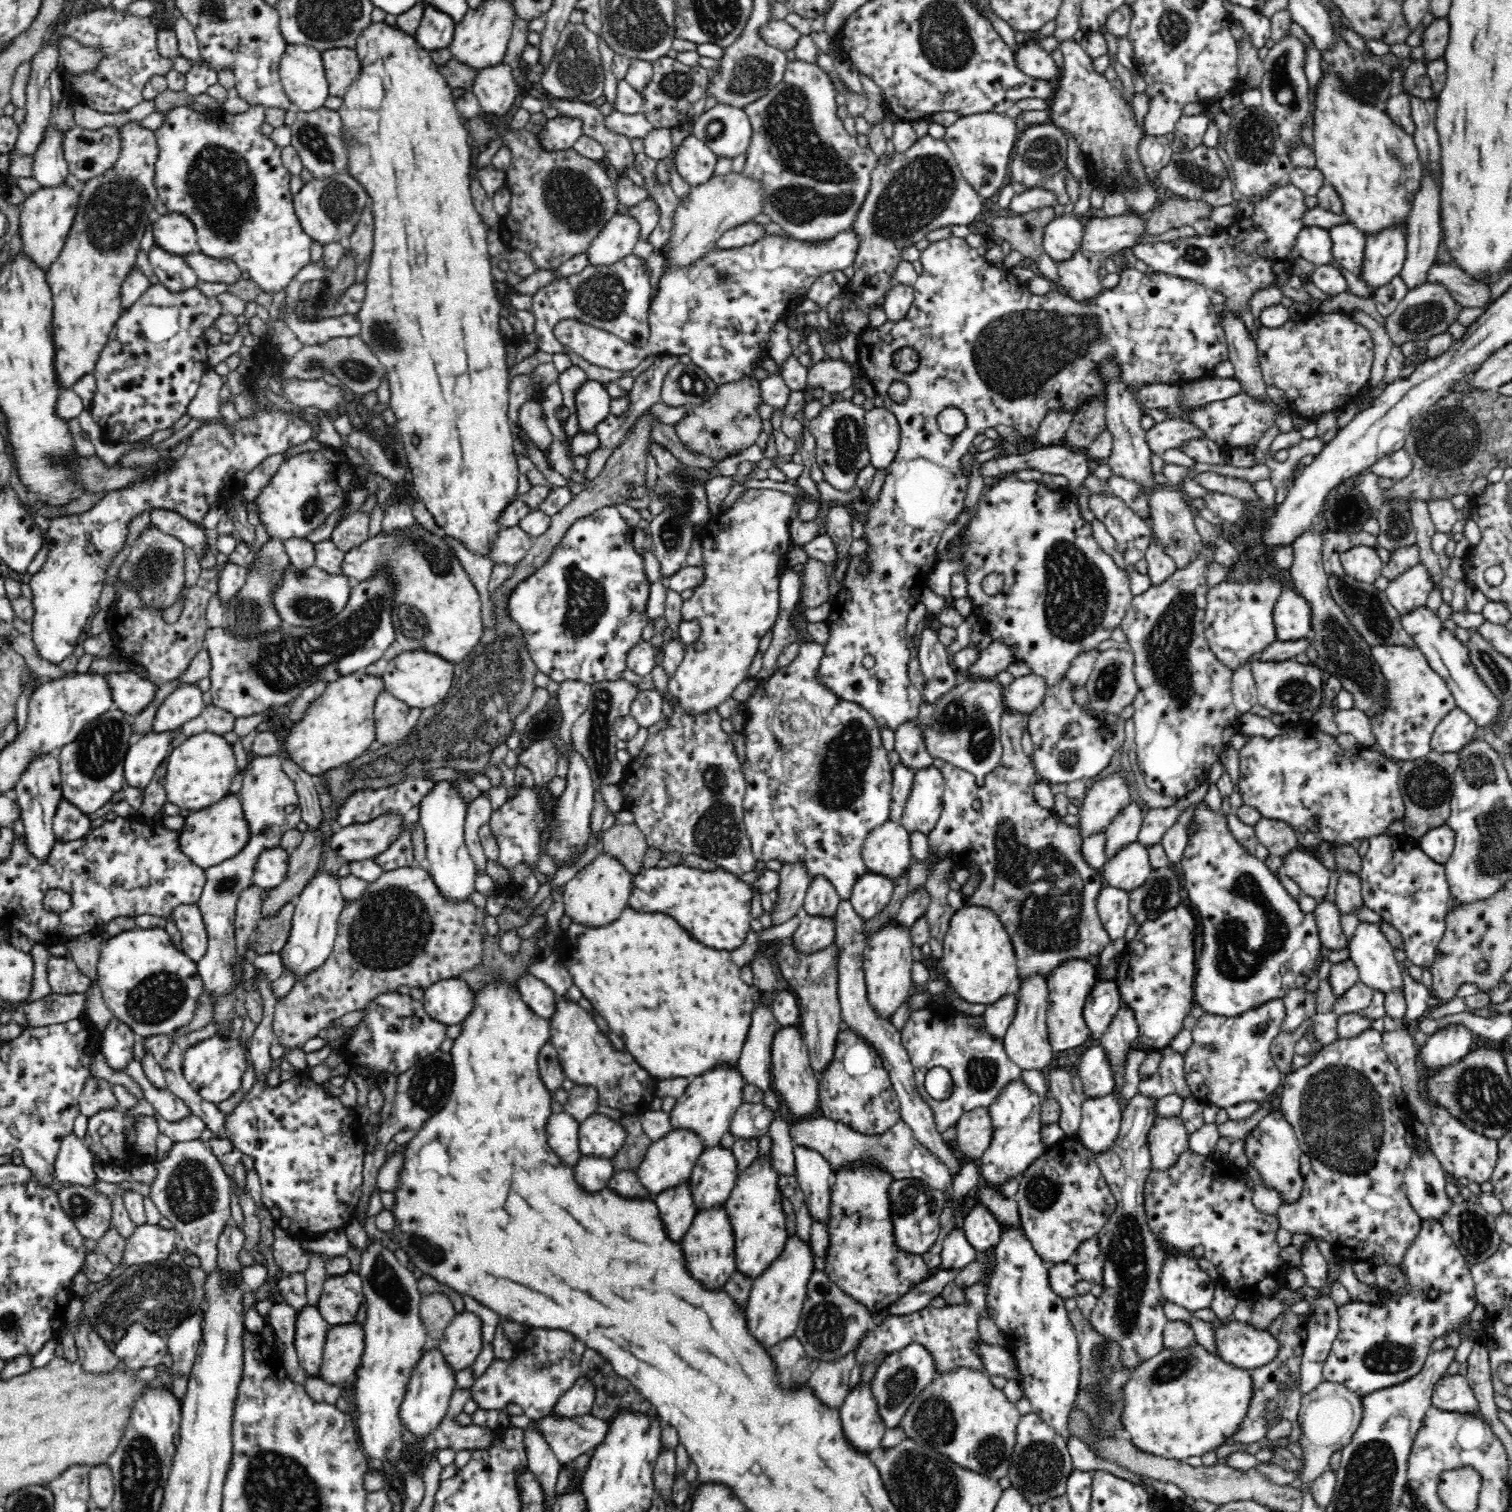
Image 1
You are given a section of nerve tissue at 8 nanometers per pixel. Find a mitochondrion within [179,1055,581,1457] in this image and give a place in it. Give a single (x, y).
(388, 1284)

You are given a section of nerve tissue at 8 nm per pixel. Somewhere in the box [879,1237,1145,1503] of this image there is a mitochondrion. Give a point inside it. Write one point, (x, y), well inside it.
(1039, 1465)

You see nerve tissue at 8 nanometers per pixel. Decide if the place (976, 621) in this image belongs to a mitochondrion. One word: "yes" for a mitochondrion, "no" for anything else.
no

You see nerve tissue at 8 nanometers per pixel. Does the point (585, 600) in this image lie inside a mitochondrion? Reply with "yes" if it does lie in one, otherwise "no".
yes

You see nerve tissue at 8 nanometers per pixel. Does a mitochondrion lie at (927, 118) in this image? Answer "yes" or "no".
no

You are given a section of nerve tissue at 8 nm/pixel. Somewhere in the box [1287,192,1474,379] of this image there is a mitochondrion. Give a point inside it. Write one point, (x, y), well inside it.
(1422, 317)

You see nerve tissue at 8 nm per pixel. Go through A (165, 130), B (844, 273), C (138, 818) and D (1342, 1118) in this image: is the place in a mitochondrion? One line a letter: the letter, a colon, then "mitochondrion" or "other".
A: other
B: other
C: other
D: mitochondrion

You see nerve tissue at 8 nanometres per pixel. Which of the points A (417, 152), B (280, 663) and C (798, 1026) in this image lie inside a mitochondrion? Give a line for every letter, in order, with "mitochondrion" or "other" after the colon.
A: other
B: mitochondrion
C: other

